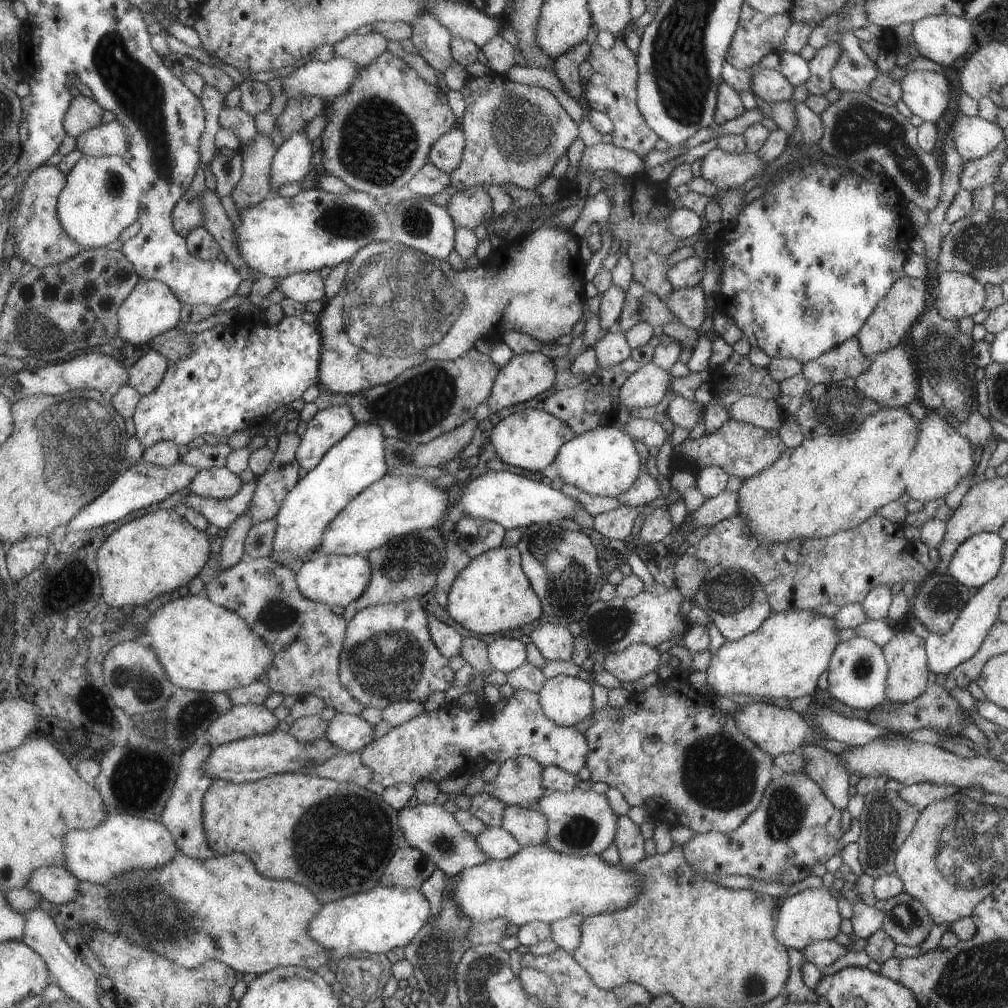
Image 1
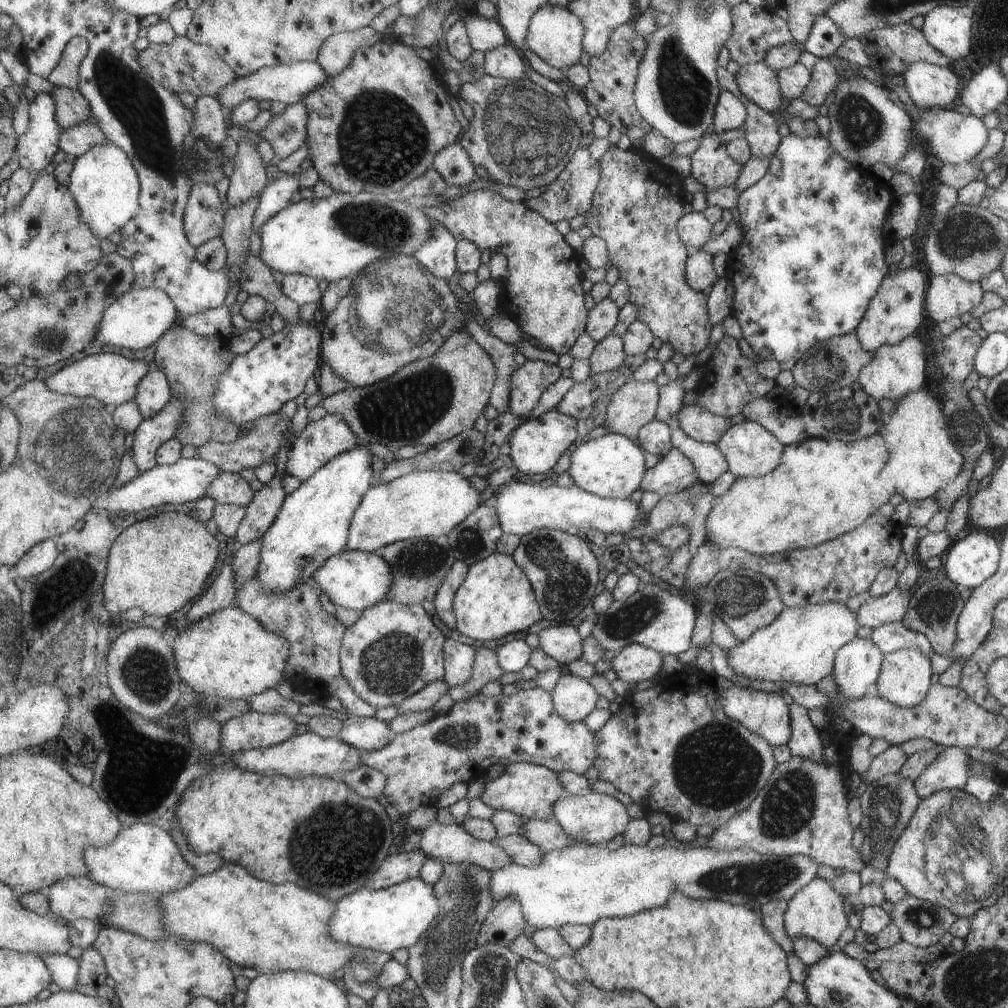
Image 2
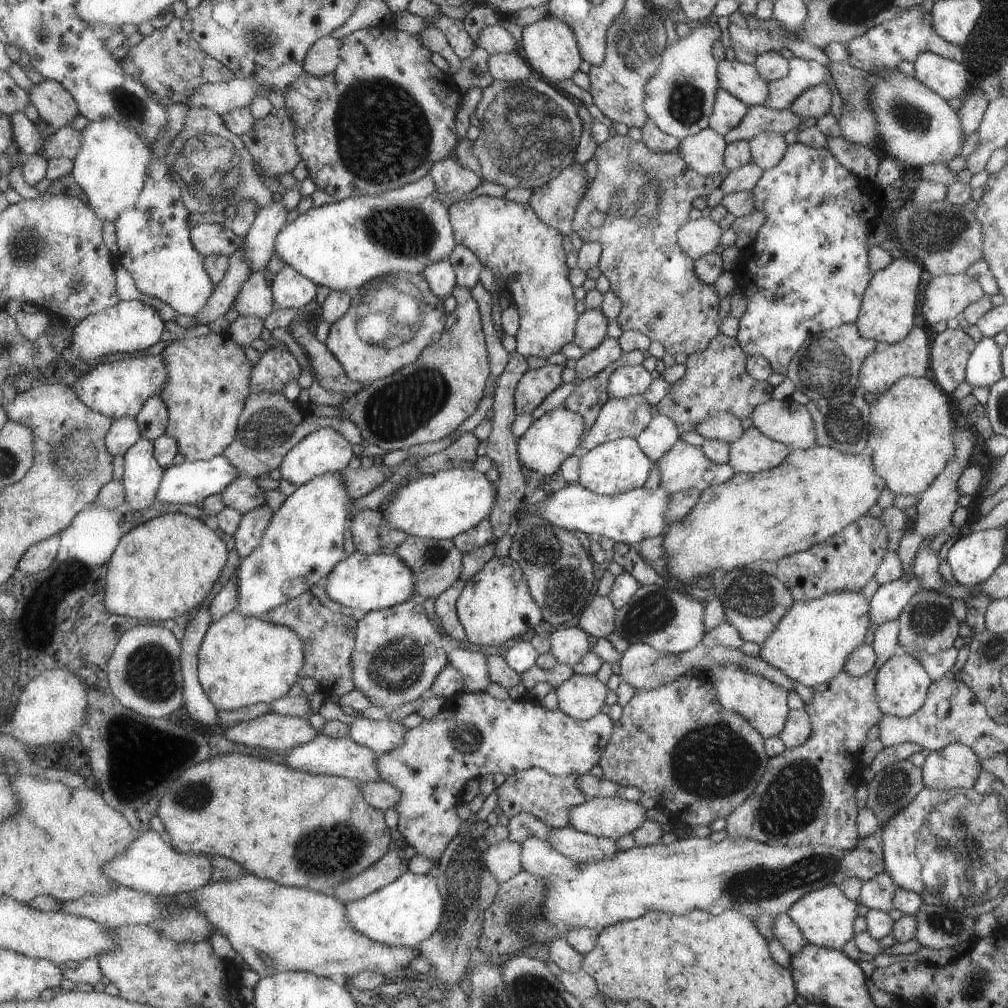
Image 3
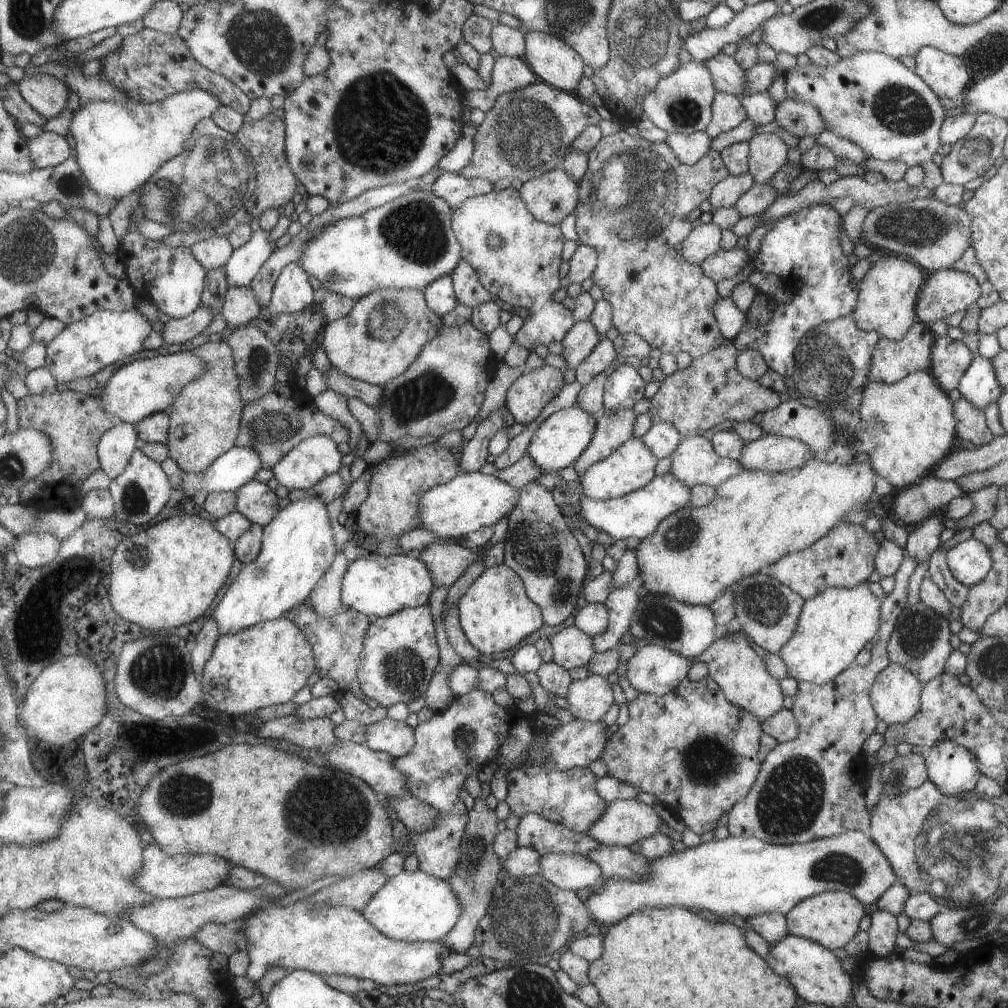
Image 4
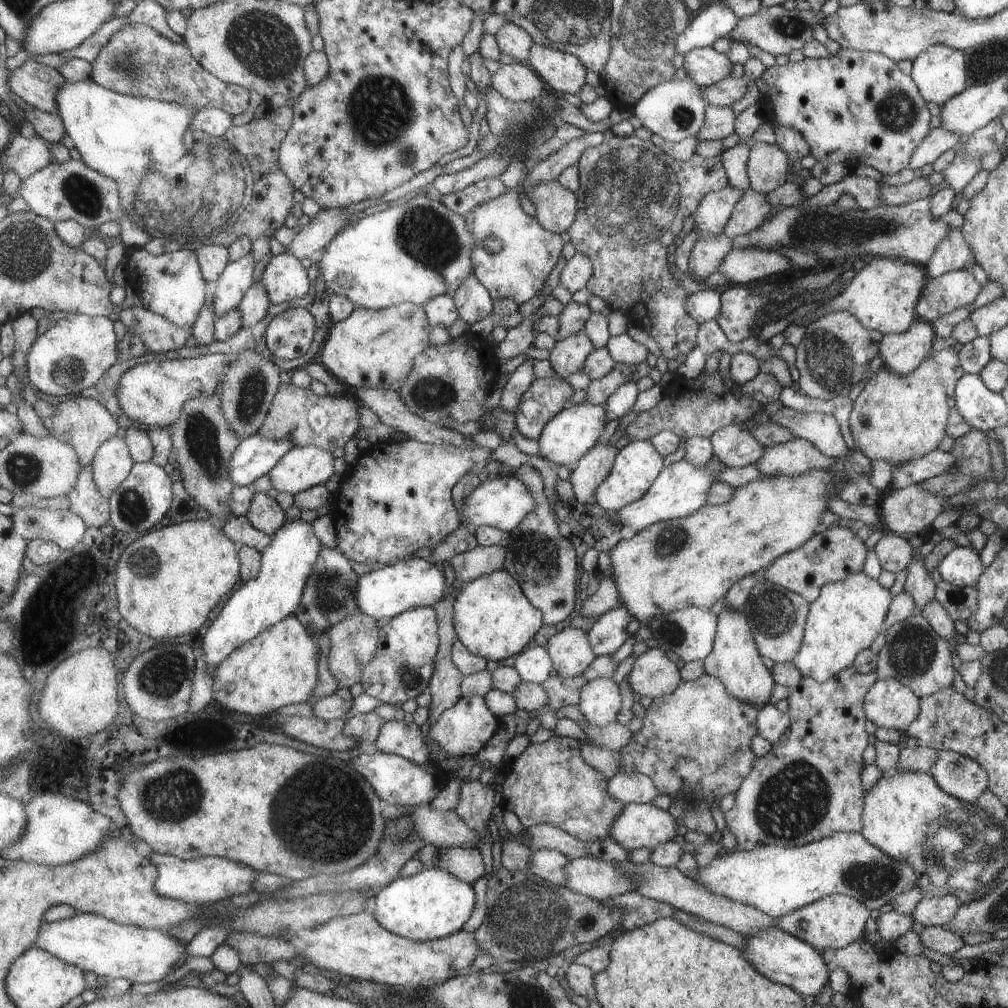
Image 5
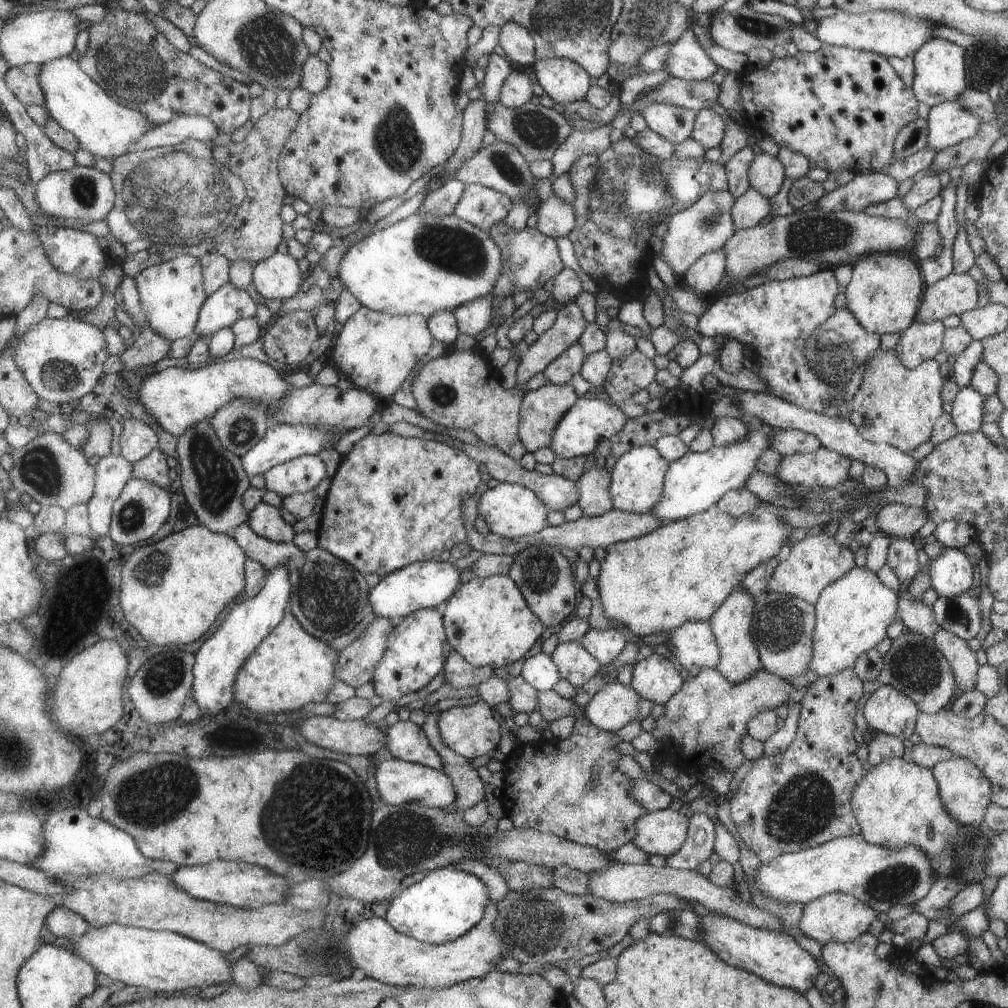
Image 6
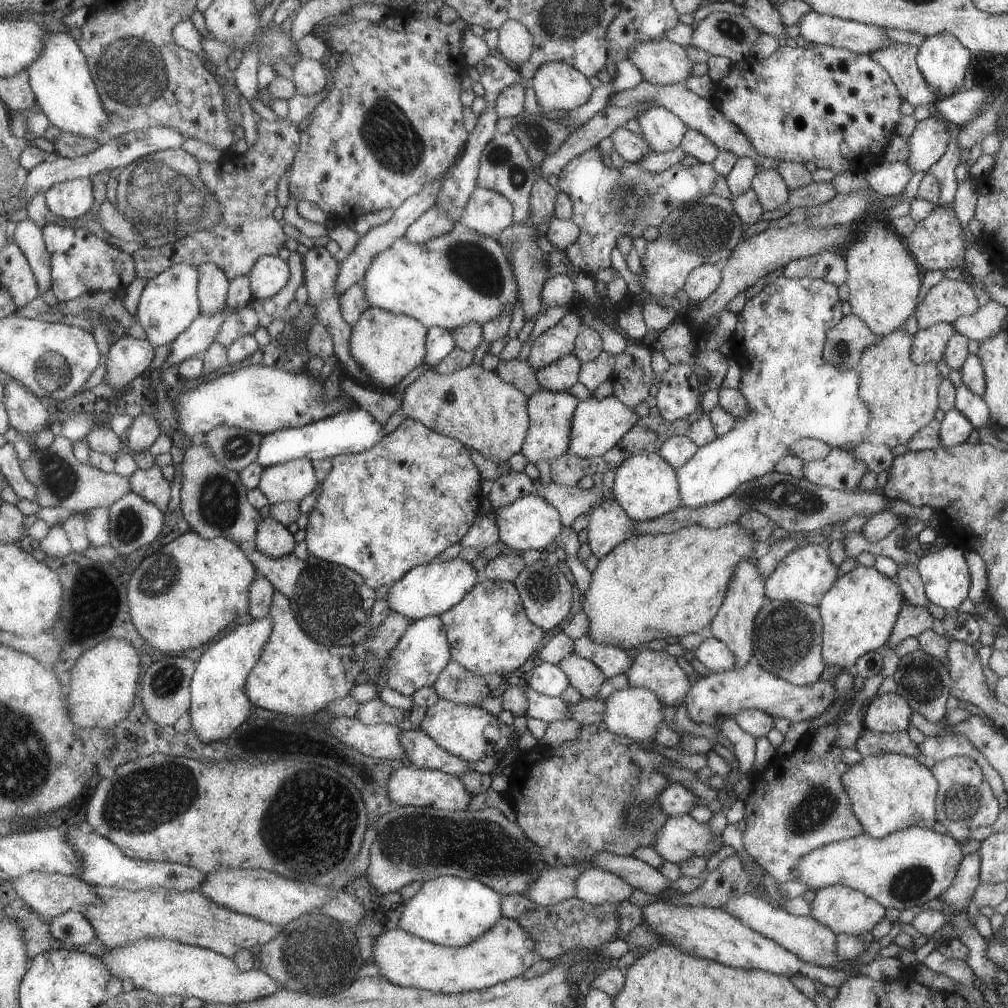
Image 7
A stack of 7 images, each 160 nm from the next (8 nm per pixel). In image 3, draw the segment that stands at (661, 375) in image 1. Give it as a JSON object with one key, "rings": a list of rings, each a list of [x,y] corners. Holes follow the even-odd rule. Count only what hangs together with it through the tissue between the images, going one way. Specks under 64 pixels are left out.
{"rings":[[[642,394],[623,396],[623,398],[608,398],[601,406],[593,426],[583,435],[578,452],[585,452],[616,440],[629,437],[635,439],[647,424],[650,424],[651,406]]]}

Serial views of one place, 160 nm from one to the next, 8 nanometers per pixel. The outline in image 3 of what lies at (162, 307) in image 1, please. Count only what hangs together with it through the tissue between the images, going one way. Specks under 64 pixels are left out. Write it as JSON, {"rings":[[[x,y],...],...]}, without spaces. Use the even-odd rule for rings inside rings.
{"rings":[[[137,298],[121,300],[115,306],[87,316],[77,324],[70,350],[81,360],[95,360],[107,354],[135,354],[157,344],[163,336],[163,330],[165,330],[165,320],[155,306],[149,306]]]}

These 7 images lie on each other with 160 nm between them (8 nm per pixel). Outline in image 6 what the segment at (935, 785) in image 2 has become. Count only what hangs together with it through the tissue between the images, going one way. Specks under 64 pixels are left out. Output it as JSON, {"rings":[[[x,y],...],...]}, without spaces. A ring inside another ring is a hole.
{"rings":[[[952,755],[947,760],[936,762],[931,767],[931,772],[934,772],[939,796],[950,817],[966,827],[975,829],[983,826],[986,808],[991,804],[991,789],[990,780],[982,773],[982,769],[979,769],[967,757]]]}

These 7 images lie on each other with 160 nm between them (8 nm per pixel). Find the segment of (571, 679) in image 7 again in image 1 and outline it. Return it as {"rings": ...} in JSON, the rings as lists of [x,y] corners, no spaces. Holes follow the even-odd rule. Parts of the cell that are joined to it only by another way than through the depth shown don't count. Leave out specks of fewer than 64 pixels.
{"rings":[[[543,623],[532,630],[529,636],[530,642],[537,647],[546,661],[570,660],[574,637],[569,633],[566,625]]]}

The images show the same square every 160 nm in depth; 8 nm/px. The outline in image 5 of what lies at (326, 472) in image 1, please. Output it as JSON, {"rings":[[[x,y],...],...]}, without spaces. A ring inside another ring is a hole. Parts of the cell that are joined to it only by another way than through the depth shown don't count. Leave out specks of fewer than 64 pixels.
{"rings":[[[301,517],[286,521],[273,534],[271,544],[262,553],[262,568],[259,576],[235,590],[205,634],[201,651],[207,664],[207,672],[212,677],[217,672],[219,664],[227,656],[231,656],[237,648],[253,640],[263,630],[275,626],[287,616],[296,613],[299,604],[304,600],[305,584],[312,578],[313,568],[323,548],[325,546],[317,538],[311,523],[304,522]]]}

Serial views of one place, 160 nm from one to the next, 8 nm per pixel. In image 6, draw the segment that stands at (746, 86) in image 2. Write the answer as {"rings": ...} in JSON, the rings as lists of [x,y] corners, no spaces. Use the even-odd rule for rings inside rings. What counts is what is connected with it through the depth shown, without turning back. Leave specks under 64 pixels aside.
{"rings":[[[687,28],[669,48],[662,68],[670,77],[693,82],[709,80],[717,69],[719,66],[699,46],[691,28]]]}

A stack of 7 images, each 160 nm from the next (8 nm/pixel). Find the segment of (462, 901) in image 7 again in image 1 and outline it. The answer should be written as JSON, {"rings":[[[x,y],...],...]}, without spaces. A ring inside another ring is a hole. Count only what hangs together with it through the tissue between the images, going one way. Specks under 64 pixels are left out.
{"rings":[[[380,882],[371,890],[325,903],[310,924],[310,935],[330,950],[330,964],[336,964],[343,956],[351,957],[357,952],[370,955],[406,947],[431,918],[430,900],[421,889],[388,887]]]}

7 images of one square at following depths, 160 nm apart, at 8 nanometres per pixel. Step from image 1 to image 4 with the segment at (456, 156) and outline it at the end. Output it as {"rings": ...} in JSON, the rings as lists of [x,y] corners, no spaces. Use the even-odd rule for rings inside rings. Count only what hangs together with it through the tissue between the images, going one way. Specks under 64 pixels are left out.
{"rings":[[[442,172],[432,184],[431,192],[443,198],[452,209],[457,209],[463,200],[492,191],[489,180],[465,178],[461,172]]]}

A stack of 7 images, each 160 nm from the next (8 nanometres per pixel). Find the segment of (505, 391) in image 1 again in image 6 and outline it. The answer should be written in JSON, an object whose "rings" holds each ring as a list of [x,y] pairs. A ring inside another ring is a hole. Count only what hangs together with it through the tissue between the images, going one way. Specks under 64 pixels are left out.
{"rings":[[[549,382],[524,393],[520,405],[519,438],[527,453],[533,453],[537,448],[550,446],[551,432],[555,432],[556,425],[562,420],[562,416],[574,406],[575,400],[577,396],[573,398],[573,388],[570,385],[554,385]]]}

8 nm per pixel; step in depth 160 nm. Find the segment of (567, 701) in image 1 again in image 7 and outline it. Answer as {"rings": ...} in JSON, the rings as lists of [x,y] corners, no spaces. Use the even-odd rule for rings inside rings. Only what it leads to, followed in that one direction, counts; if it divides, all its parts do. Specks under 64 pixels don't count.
{"rings":[[[627,687],[610,694],[604,701],[604,713],[602,721],[609,732],[629,737],[634,741],[653,742],[653,737],[657,734],[659,723],[663,719],[661,708],[664,704],[659,700],[651,689],[641,687]]]}

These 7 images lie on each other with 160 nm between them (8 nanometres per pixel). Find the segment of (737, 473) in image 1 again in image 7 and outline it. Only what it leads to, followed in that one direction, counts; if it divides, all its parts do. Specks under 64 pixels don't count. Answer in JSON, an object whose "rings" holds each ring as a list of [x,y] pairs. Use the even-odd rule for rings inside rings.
{"rings":[[[831,449],[824,459],[804,463],[804,478],[814,485],[853,491],[857,489],[861,477],[867,470],[866,462],[855,457],[849,449]]]}

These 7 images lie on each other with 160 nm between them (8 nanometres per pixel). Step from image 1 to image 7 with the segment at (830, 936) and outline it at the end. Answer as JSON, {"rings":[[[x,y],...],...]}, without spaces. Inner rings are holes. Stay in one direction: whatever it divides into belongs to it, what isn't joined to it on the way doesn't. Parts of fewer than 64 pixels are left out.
{"rings":[[[830,884],[817,889],[814,893],[813,901],[809,904],[809,916],[824,926],[828,926],[834,935],[845,933],[858,937],[870,932],[871,928],[875,928],[875,924],[879,924],[879,920],[887,916],[887,908],[883,908],[878,901],[842,884]]]}

